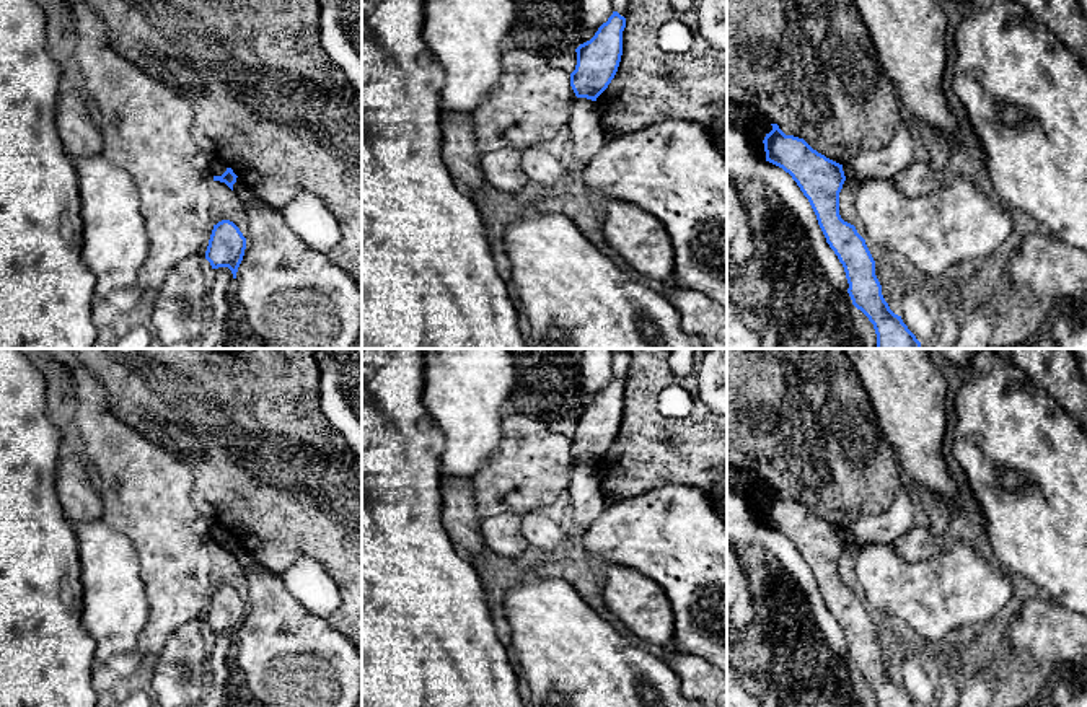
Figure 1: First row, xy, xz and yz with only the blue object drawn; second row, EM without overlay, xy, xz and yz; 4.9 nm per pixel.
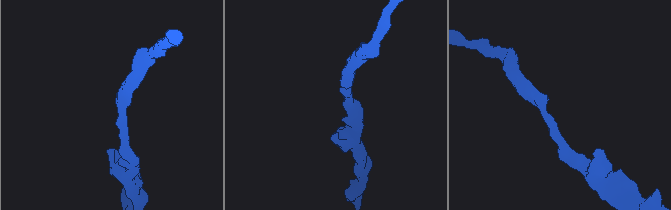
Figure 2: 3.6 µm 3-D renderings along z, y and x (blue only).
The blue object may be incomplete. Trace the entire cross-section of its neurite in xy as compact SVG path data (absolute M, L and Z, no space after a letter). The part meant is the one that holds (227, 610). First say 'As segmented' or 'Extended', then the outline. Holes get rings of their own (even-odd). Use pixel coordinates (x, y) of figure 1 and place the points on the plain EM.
As segmented. M222 585L213 590L205 624L210 627L212 634L228 632L233 639L233 643L236 643L244 614L246 603L240 593L230 585Z

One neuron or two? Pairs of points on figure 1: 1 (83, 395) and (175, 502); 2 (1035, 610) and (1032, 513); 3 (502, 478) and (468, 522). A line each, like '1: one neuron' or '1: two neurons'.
1: one neuron
2: two neurons
3: two neurons

